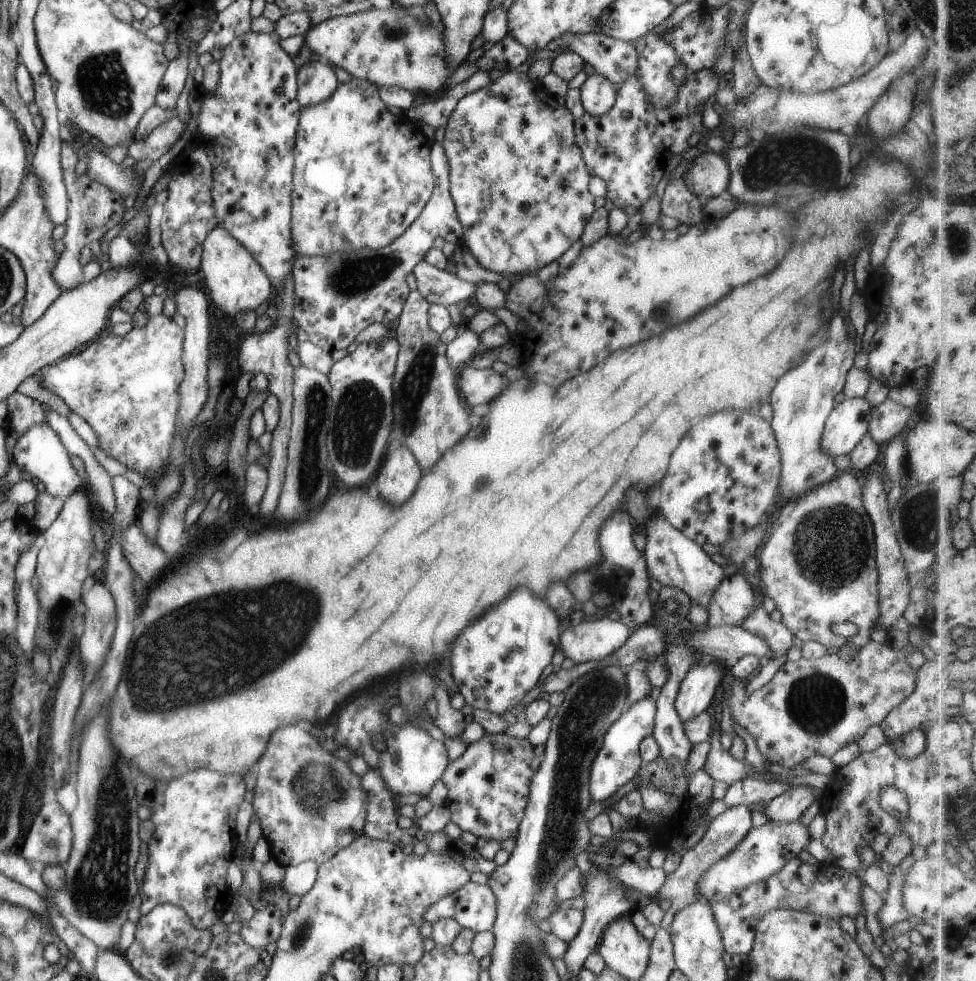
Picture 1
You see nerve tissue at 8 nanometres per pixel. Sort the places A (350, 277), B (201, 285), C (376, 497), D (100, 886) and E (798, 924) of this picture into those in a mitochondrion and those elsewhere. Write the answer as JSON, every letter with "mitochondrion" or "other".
{"A":"mitochondrion","B":"other","C":"other","D":"mitochondrion","E":"other"}

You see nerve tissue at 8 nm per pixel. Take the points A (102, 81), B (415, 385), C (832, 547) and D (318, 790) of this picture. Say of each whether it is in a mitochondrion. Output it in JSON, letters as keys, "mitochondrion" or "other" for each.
{"A":"mitochondrion","B":"mitochondrion","C":"mitochondrion","D":"mitochondrion"}

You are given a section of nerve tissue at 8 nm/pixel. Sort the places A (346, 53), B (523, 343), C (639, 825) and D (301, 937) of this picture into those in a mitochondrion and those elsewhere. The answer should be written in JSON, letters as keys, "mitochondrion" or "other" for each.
{"A":"other","B":"other","C":"other","D":"mitochondrion"}

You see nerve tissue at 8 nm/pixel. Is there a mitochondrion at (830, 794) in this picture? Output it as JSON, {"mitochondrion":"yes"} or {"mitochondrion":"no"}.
{"mitochondrion":"no"}

